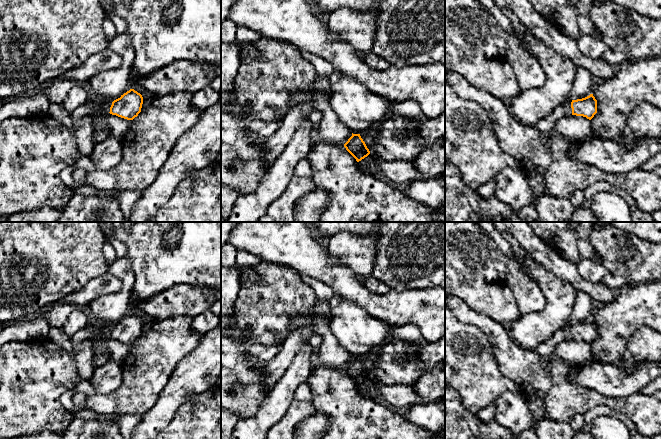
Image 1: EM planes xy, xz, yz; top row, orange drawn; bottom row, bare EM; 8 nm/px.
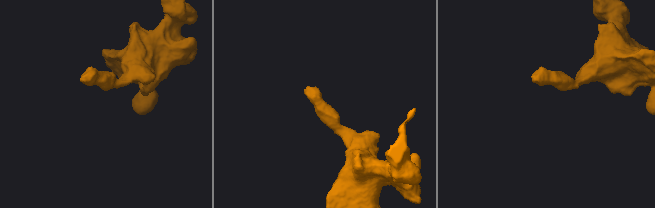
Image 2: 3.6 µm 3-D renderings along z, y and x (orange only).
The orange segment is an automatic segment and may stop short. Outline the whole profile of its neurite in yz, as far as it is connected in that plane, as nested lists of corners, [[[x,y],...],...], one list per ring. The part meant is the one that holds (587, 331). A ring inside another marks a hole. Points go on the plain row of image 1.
[[[590,318],[582,323],[568,324],[561,330],[556,331],[550,339],[538,345],[537,353],[544,360],[547,360],[555,357],[556,345],[564,340],[583,340],[591,344],[596,337],[597,324],[593,318]]]

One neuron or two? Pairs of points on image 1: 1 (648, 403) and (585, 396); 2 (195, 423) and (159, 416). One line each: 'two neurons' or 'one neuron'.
1: one neuron
2: two neurons

